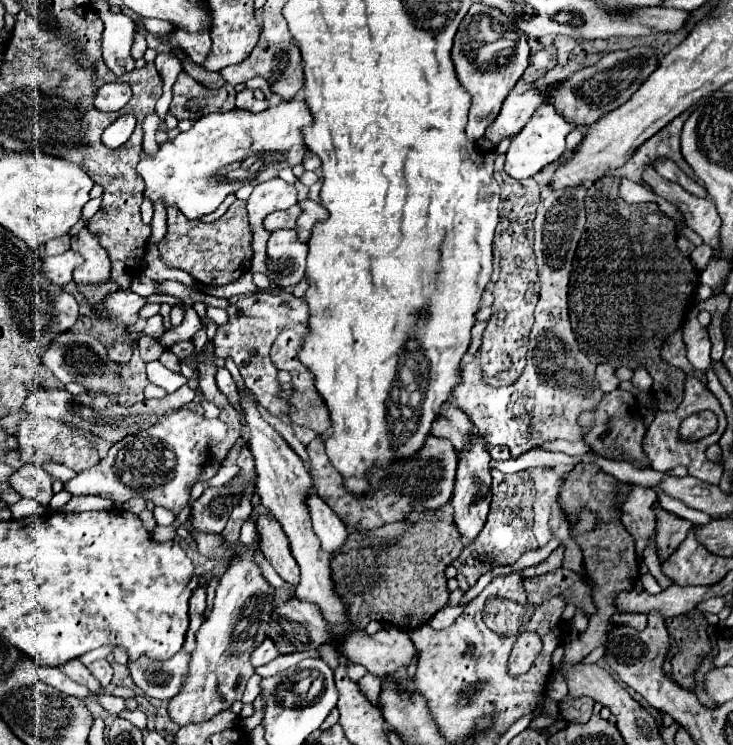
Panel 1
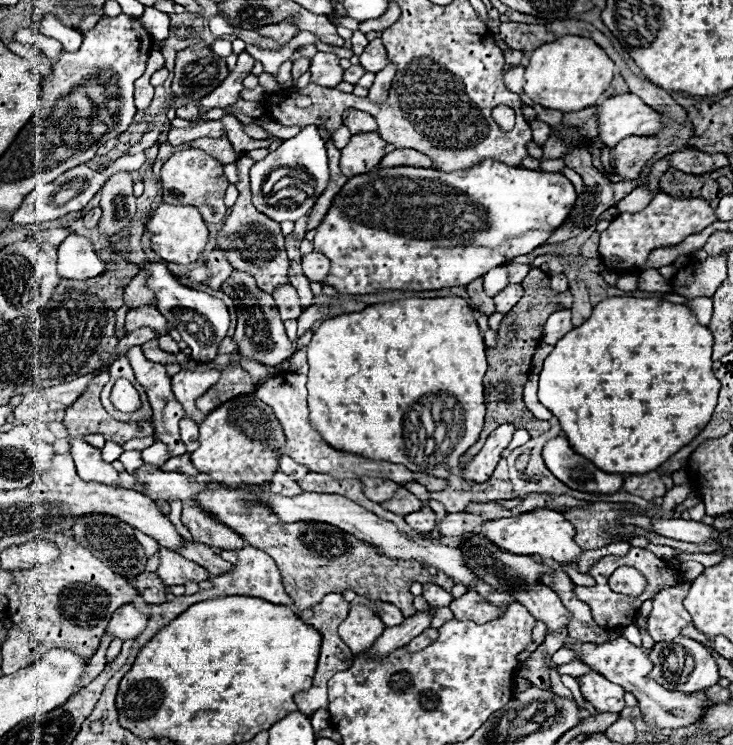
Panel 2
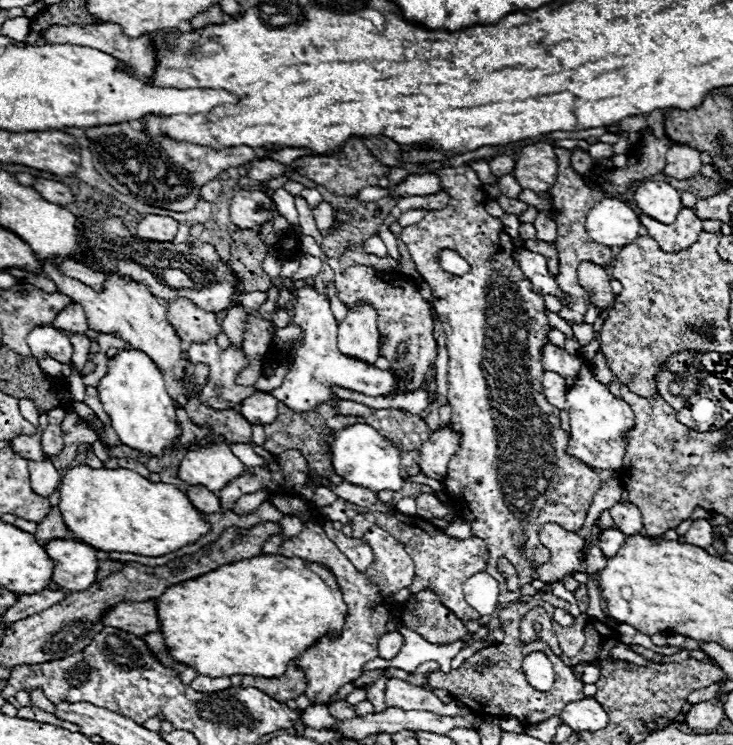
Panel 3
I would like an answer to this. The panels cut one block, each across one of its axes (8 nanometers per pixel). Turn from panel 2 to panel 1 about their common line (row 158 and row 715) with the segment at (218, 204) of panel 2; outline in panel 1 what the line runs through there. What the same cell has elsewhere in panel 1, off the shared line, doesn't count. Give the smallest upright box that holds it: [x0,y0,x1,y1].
[168,546,276,726]

